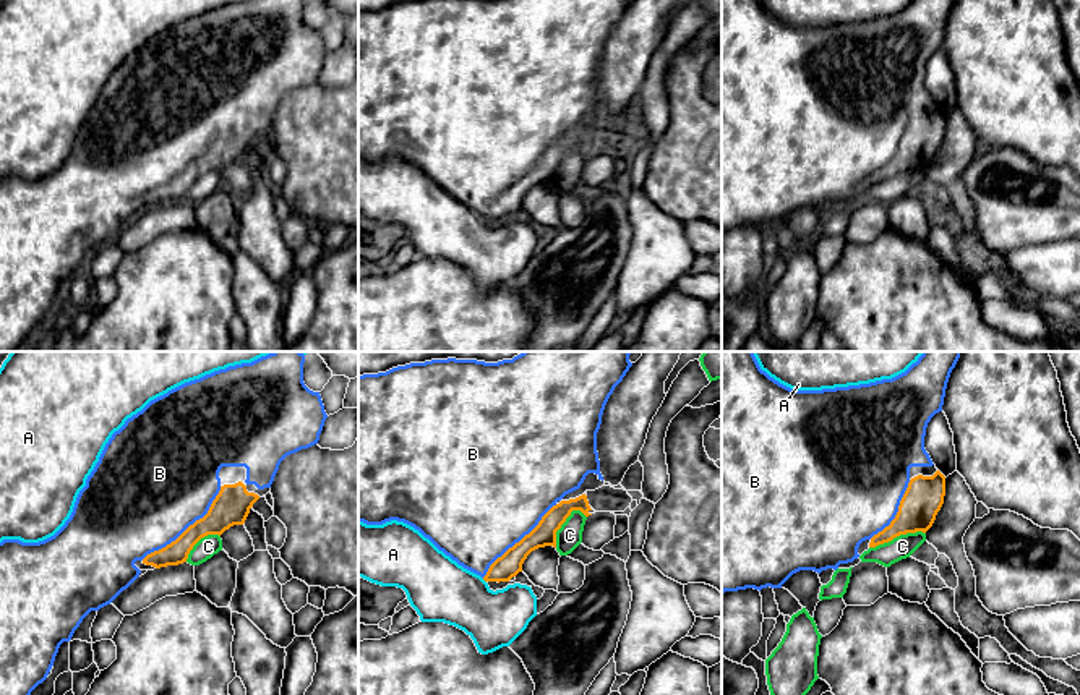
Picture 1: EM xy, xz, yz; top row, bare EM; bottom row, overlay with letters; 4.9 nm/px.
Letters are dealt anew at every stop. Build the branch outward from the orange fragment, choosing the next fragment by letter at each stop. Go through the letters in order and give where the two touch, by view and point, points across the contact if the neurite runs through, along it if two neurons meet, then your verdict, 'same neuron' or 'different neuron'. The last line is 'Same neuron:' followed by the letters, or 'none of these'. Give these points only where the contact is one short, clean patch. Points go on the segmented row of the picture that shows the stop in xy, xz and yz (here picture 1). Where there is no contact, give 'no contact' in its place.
A: no contact; different neuron
B: meets orange in xy at (188, 527); same neuron
C: meets orange in yz at (897, 535); border along yz (925, 532), (900, 533), (870, 548); different neuron
Same neuron: B

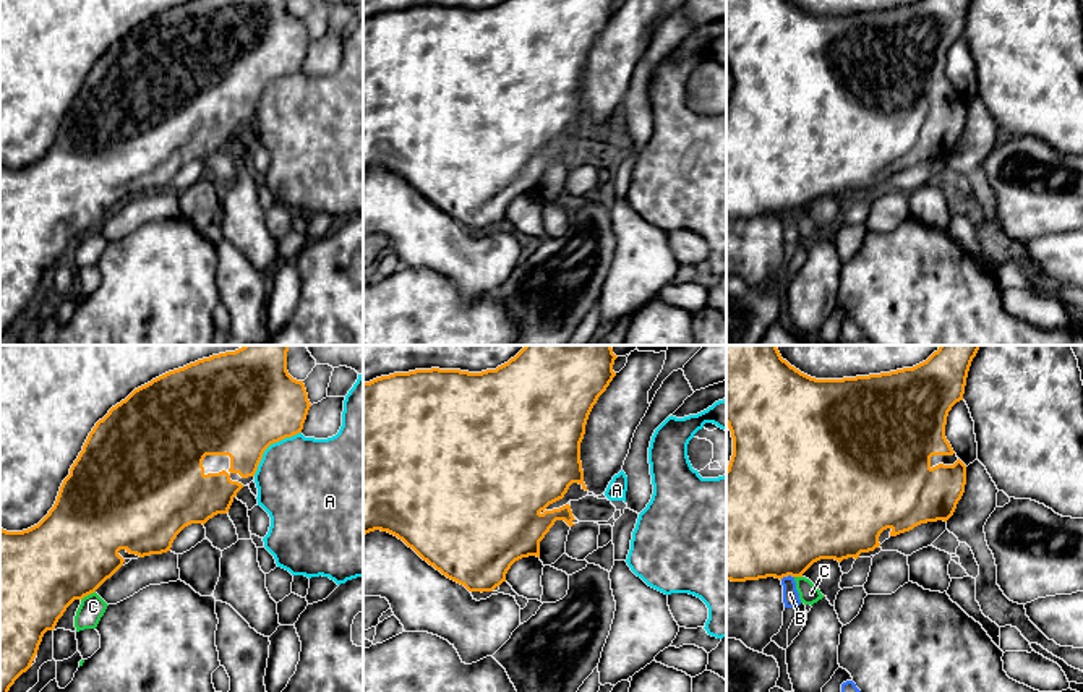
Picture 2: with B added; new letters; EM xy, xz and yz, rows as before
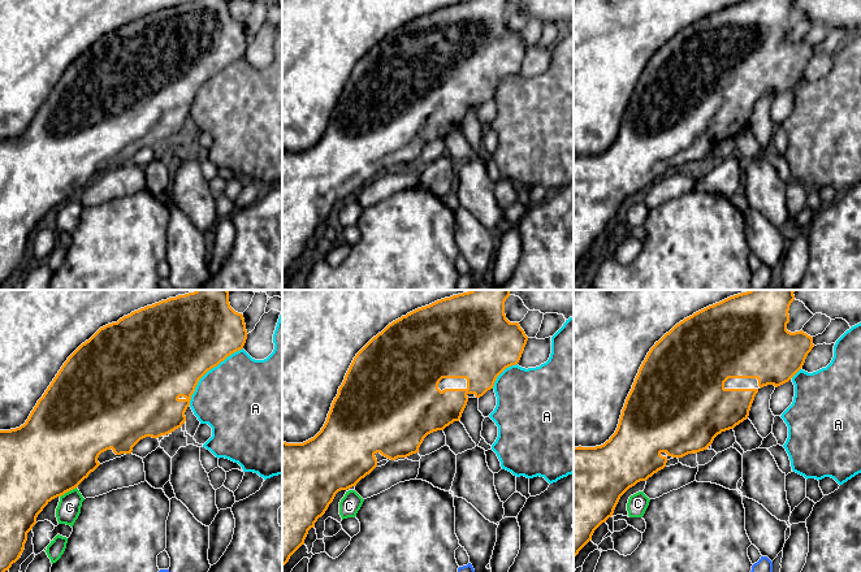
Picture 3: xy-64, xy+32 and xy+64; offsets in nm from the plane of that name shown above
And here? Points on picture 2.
A: meets orange in xy at (269, 444); different neuron
B: meets orange in yz at (787, 576); different neuron
C: meets orange in xy at (88, 593); different neuron
Same neuron: none of these

